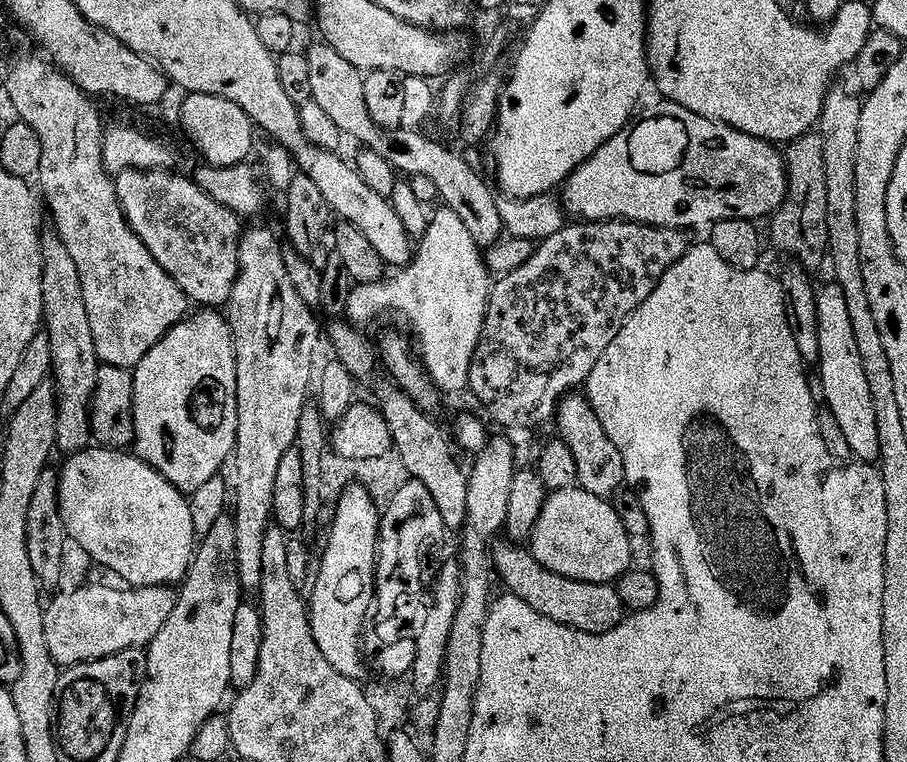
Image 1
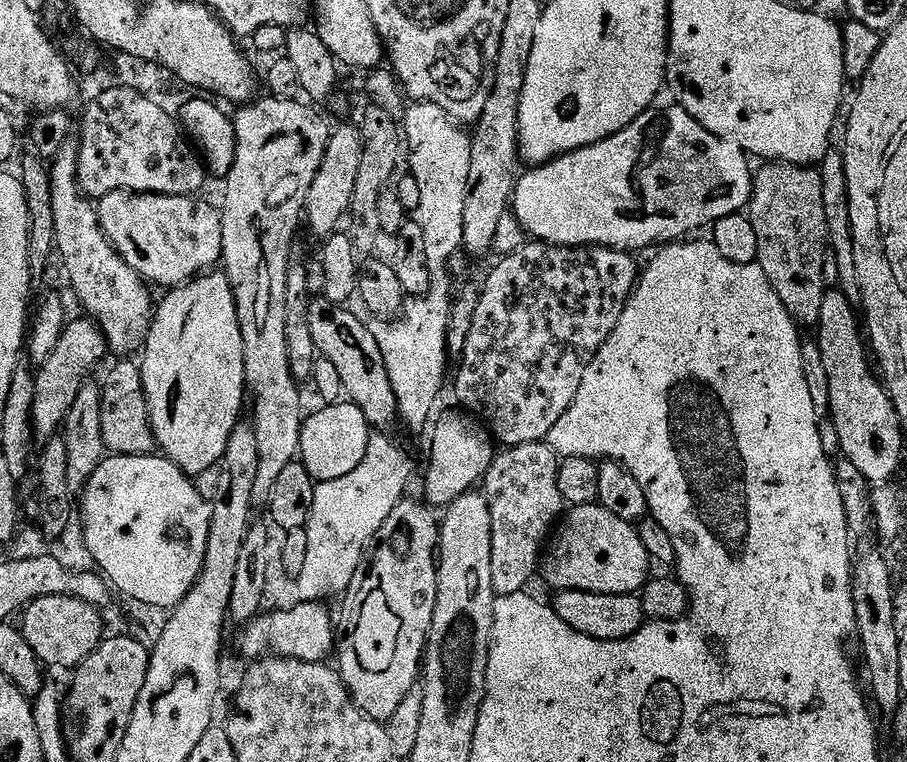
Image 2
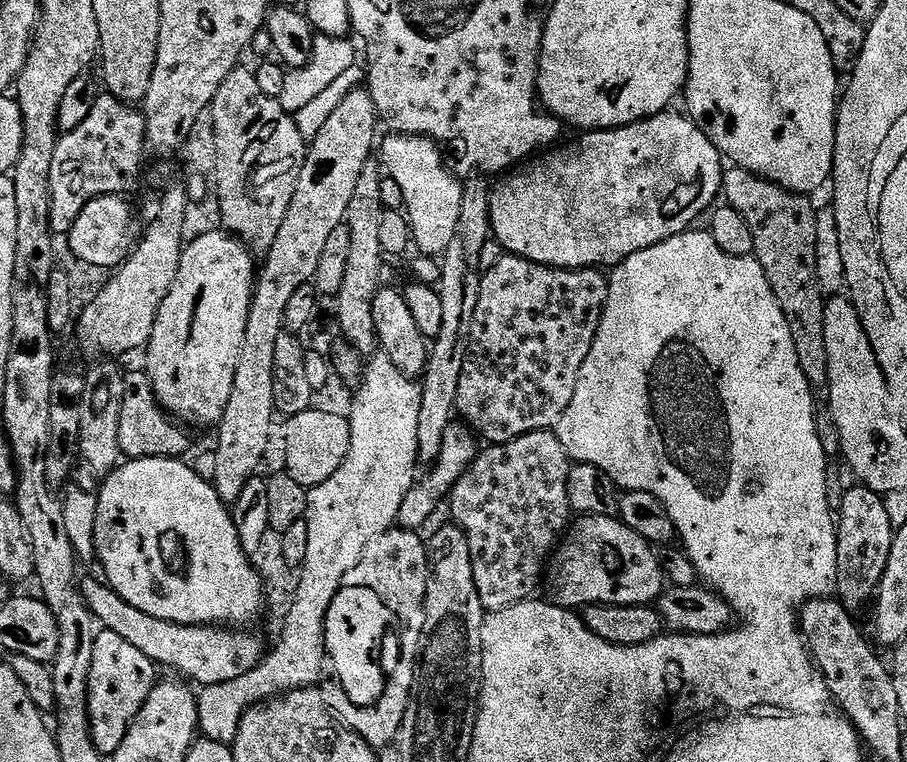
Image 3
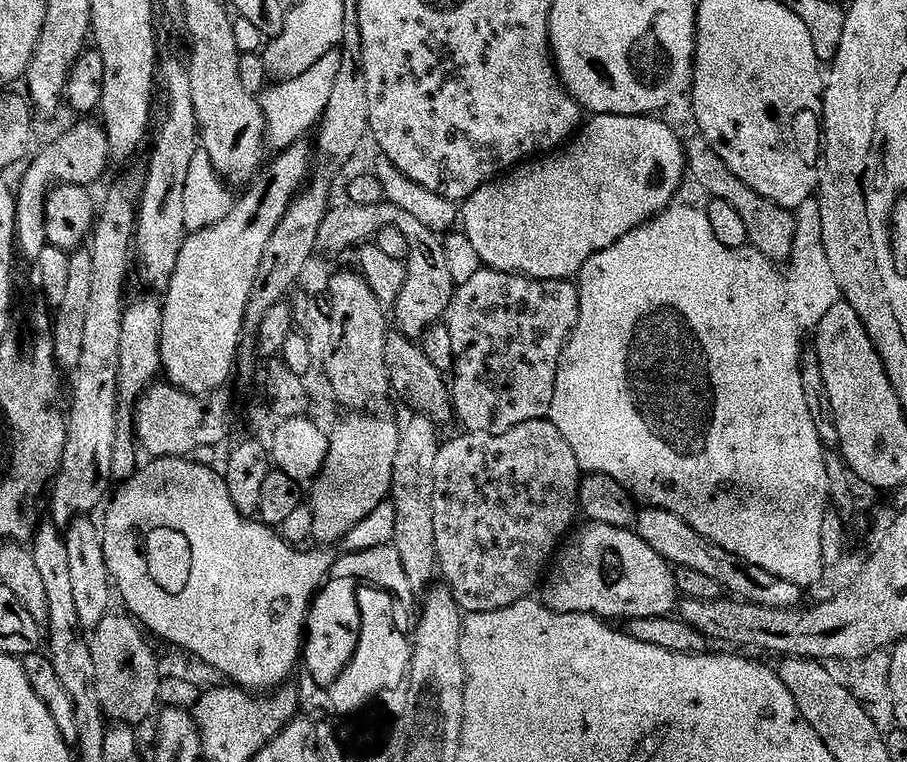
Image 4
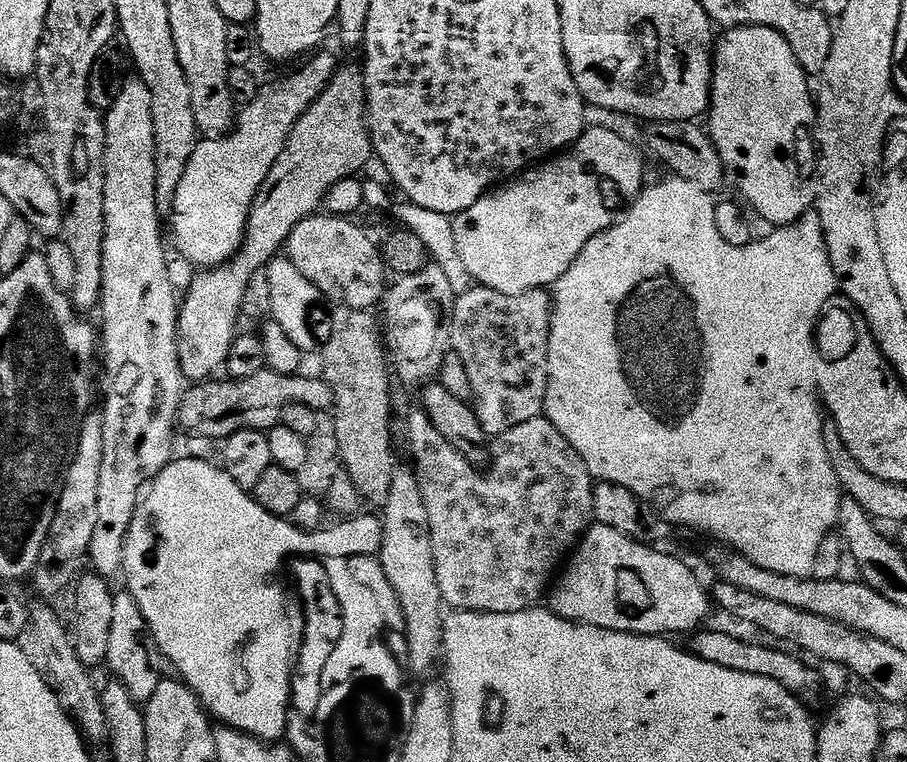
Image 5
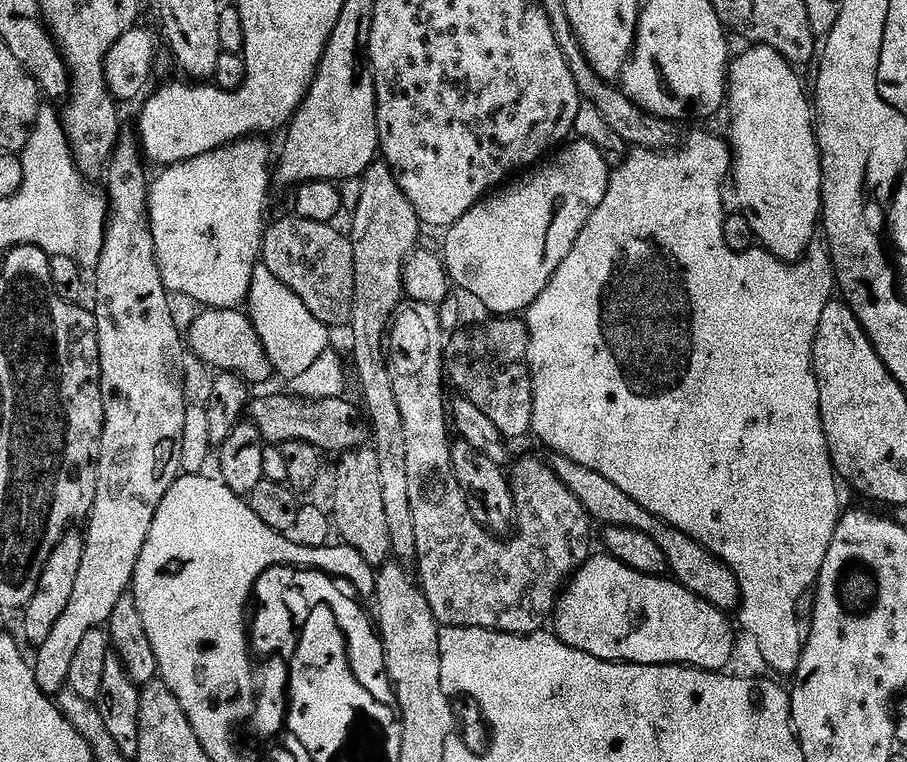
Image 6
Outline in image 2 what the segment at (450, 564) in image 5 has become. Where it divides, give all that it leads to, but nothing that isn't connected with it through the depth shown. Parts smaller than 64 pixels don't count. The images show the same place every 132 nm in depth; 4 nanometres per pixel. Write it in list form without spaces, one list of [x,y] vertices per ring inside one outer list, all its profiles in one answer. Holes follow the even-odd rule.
[[[546,442],[522,444],[505,447],[500,451],[493,455],[492,464],[484,475],[482,495],[486,498],[490,510],[490,530],[492,531],[490,578],[494,582],[497,596],[509,596],[525,591],[529,587],[527,584],[531,582],[532,575],[534,577],[537,575],[542,553],[546,548],[544,539],[547,538],[548,531],[550,536],[553,529],[557,527],[566,505],[562,498],[562,490],[558,490],[560,460],[550,445]]]

